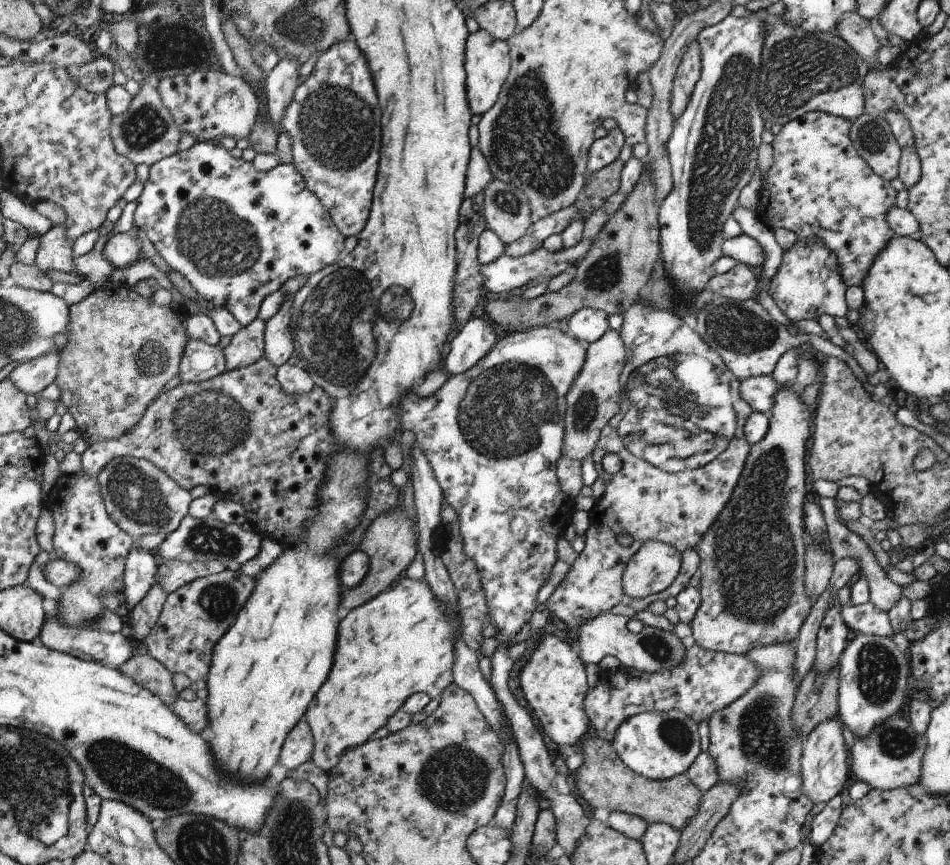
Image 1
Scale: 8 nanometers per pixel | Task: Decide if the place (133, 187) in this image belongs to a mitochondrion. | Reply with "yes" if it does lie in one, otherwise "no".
no

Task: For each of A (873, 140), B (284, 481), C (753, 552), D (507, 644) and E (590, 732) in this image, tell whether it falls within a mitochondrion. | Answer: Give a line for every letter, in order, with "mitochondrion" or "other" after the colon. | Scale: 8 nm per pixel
A: mitochondrion
B: other
C: mitochondrion
D: other
E: other

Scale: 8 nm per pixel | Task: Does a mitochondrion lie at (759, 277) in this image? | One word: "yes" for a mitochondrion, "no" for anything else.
no

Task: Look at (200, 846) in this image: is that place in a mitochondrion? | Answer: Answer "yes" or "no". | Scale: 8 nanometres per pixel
yes

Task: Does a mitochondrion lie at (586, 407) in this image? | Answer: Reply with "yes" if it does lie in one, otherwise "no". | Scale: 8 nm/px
yes

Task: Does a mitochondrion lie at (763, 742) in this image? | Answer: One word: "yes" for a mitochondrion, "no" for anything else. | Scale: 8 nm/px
yes

